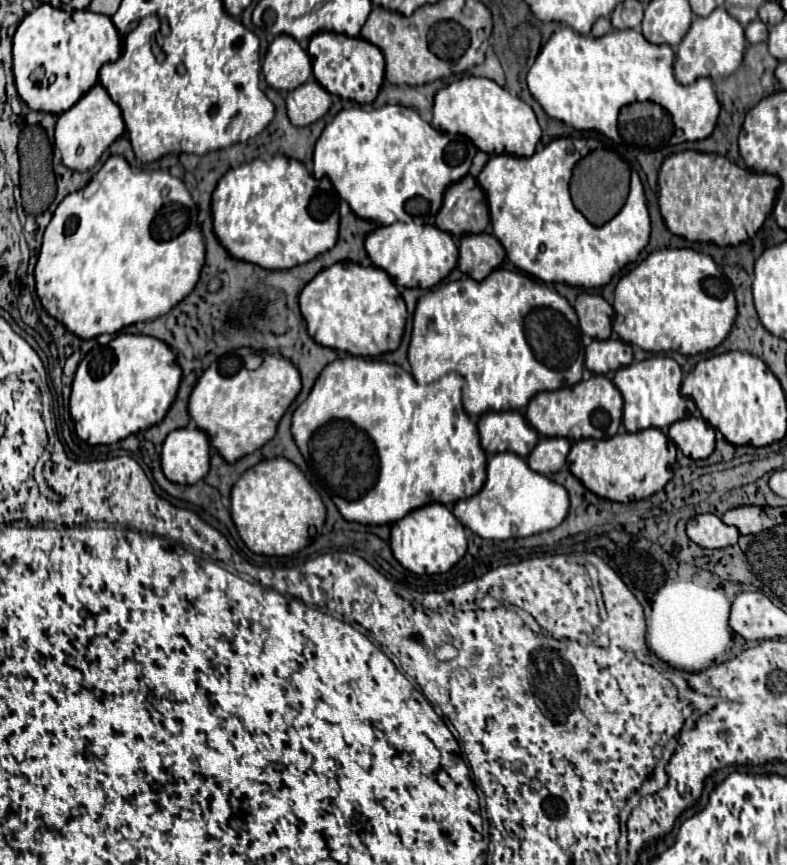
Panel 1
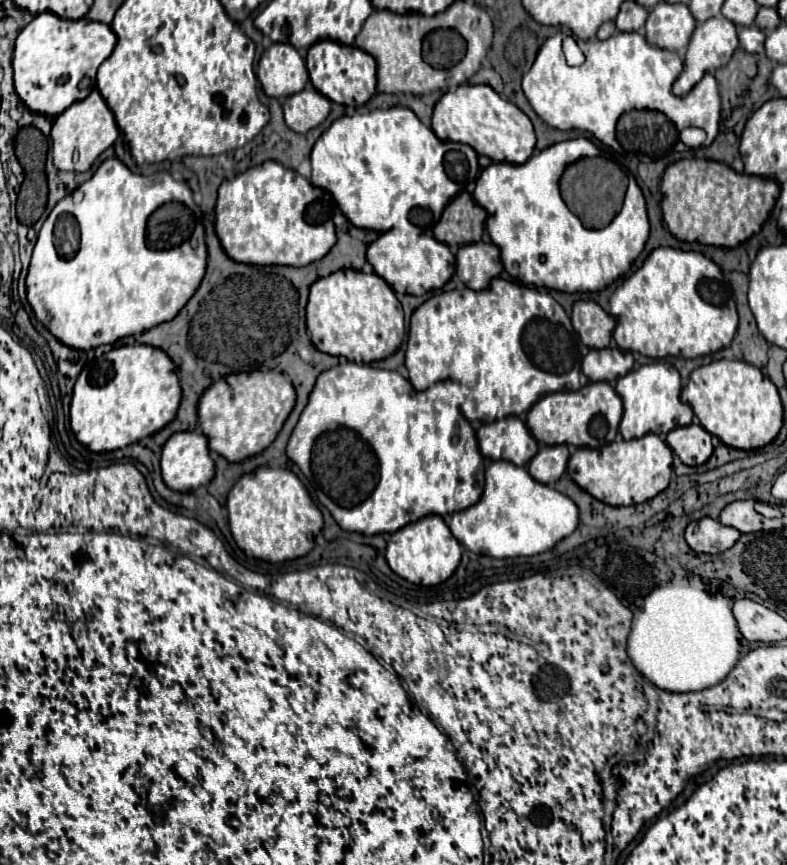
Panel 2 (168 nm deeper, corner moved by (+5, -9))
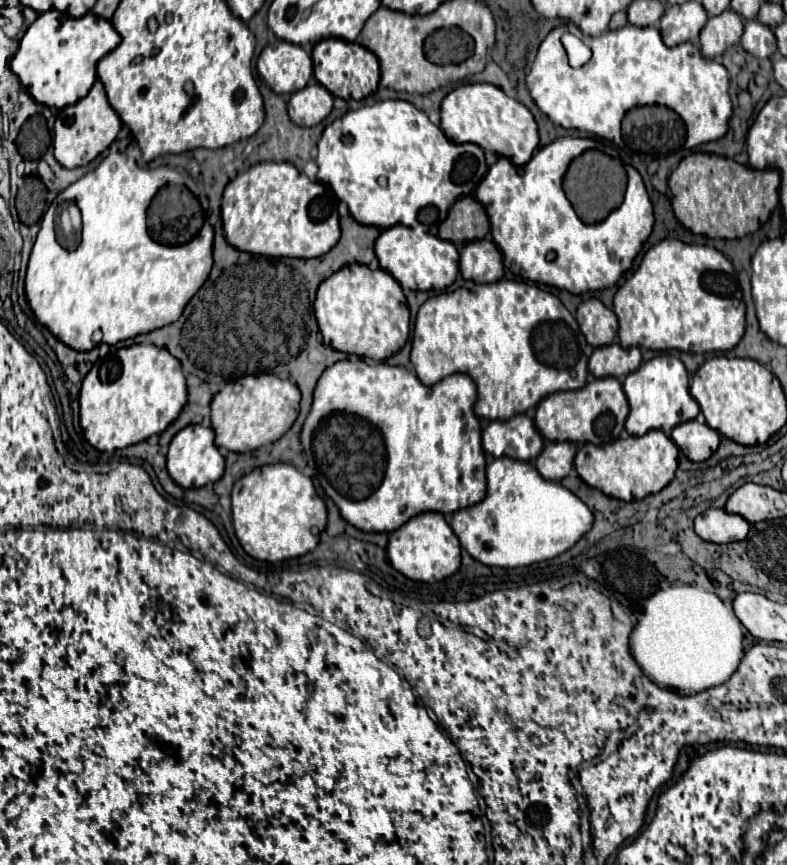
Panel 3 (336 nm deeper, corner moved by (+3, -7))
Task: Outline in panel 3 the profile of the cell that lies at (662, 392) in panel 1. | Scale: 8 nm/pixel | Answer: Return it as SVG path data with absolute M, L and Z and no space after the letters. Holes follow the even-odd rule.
M669 354L655 356L649 362L641 364L635 372L627 374L623 380L623 390L631 408L625 430L631 436L643 436L649 430L663 430L669 434L677 424L695 420L699 414L699 404L689 394L689 374L683 362Z

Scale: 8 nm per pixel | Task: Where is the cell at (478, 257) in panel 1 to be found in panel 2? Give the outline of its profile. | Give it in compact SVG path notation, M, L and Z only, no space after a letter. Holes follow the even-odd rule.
M475 242L461 246L457 252L457 276L471 290L487 288L503 270L499 248L495 244Z

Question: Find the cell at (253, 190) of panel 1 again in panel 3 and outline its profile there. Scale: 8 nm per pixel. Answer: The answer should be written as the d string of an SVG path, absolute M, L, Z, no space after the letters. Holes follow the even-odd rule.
M259 162L231 180L221 204L225 240L237 250L273 258L317 258L339 240L335 192L311 182L291 162Z

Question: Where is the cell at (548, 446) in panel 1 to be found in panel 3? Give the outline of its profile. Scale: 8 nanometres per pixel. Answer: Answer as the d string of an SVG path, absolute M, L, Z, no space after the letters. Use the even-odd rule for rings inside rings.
M547 442L543 452L537 456L535 466L543 478L559 482L571 472L575 452L577 448L573 442Z

